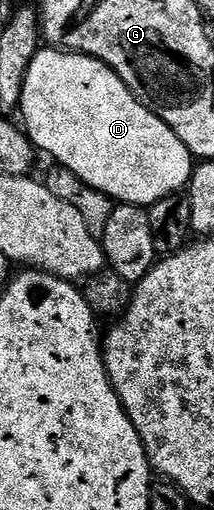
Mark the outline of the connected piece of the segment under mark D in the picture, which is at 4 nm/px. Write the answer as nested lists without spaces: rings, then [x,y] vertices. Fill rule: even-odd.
[[[40,48],[26,72],[18,114],[24,117],[23,129],[37,151],[45,150],[53,163],[70,168],[74,176],[86,180],[86,184],[105,194],[113,203],[147,208],[166,196],[181,193],[192,179],[194,159],[186,144],[130,93],[105,62],[89,54]]]

